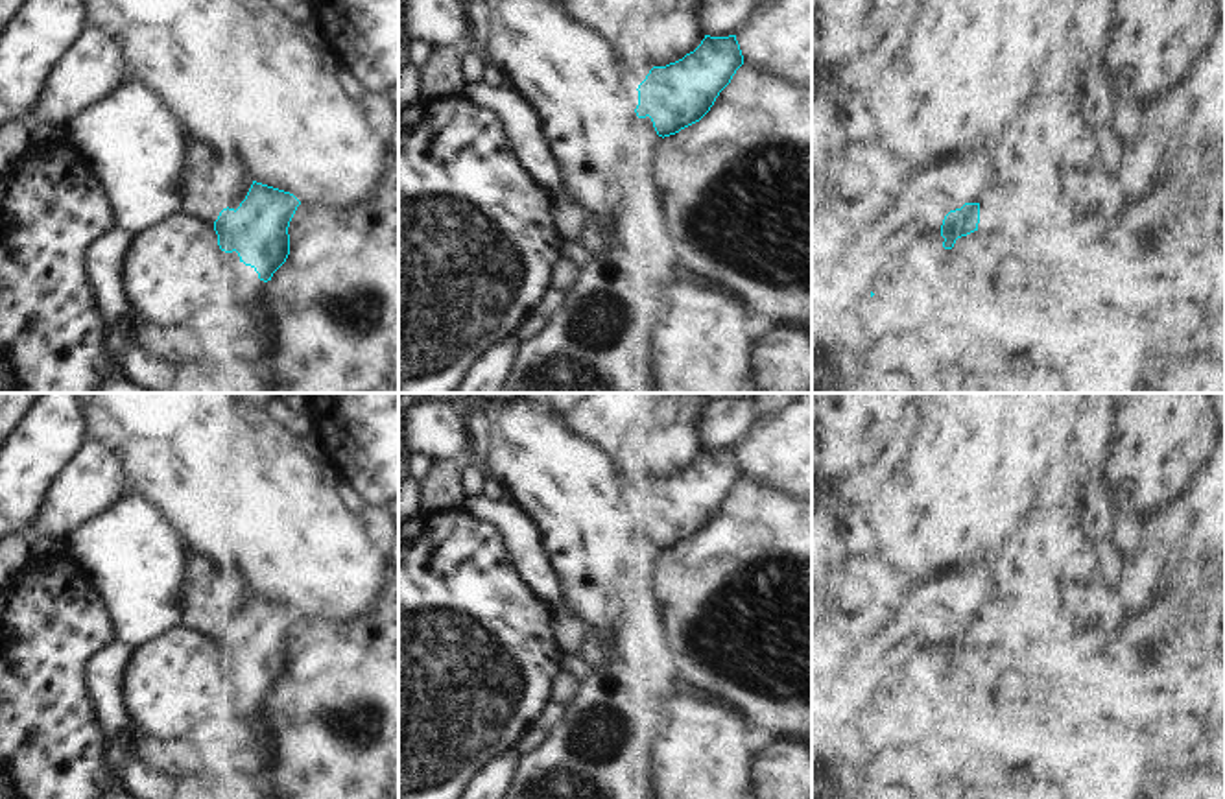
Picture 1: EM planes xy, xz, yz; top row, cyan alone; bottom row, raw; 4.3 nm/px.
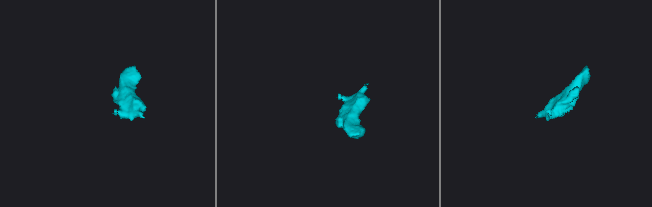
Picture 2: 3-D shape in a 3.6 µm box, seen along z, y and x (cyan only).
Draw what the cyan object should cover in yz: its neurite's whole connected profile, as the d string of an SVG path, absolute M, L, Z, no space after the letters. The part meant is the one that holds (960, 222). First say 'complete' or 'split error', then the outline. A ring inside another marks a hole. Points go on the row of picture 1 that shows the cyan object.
complete; M965 203L961 209L950 210L941 225L943 247L952 249L956 240L978 231L980 203Z

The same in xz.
complete; M705 35L683 59L653 66L638 85L638 118L649 116L659 137L699 122L743 65L736 35Z

